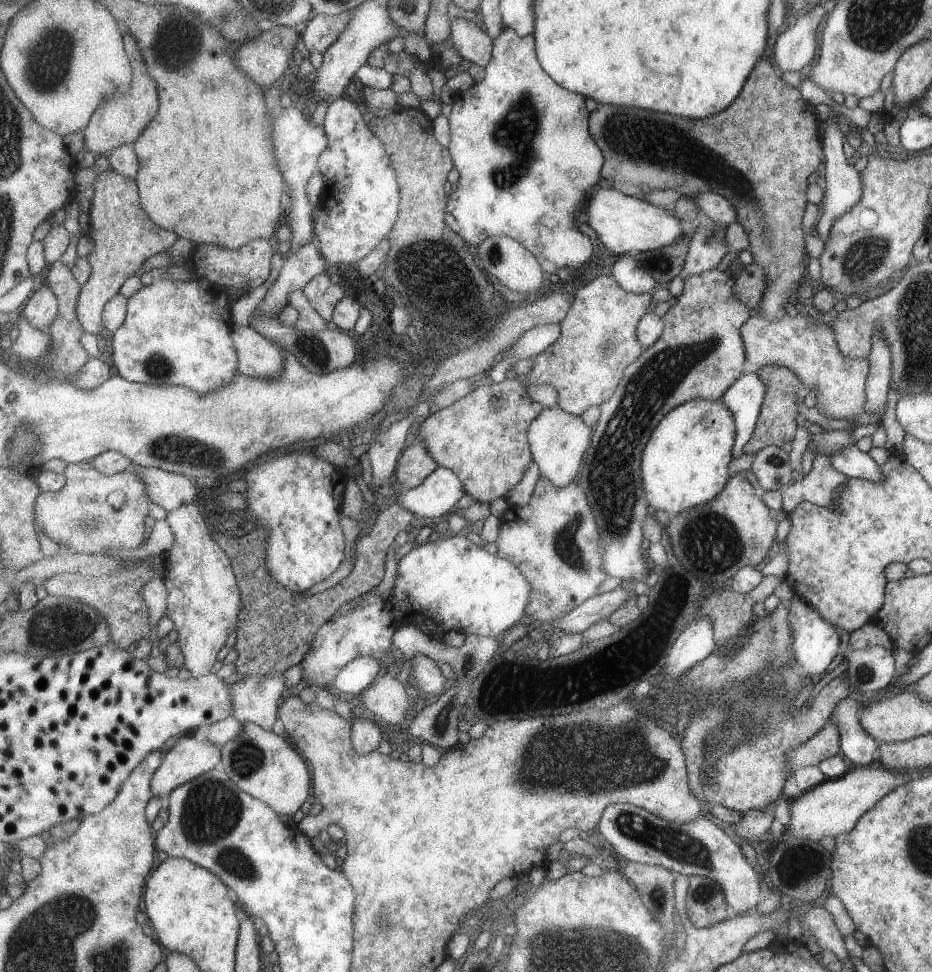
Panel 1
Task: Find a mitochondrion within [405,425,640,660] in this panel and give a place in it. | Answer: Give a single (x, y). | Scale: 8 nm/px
(567, 537)

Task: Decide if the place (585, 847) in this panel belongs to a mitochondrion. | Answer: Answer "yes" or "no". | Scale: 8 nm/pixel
no

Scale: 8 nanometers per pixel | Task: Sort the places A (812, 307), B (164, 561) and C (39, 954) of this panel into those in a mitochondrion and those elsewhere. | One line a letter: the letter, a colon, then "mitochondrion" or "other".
A: other
B: other
C: mitochondrion

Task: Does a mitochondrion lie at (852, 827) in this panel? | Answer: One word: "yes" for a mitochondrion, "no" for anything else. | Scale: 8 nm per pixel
no

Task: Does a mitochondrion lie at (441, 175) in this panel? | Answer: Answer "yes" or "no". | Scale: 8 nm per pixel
no

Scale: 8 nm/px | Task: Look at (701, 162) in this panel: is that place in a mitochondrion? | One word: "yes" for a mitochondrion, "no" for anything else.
yes

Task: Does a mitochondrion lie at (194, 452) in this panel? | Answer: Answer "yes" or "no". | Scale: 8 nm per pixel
yes

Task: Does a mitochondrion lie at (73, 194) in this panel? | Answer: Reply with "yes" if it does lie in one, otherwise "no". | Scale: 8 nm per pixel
no

